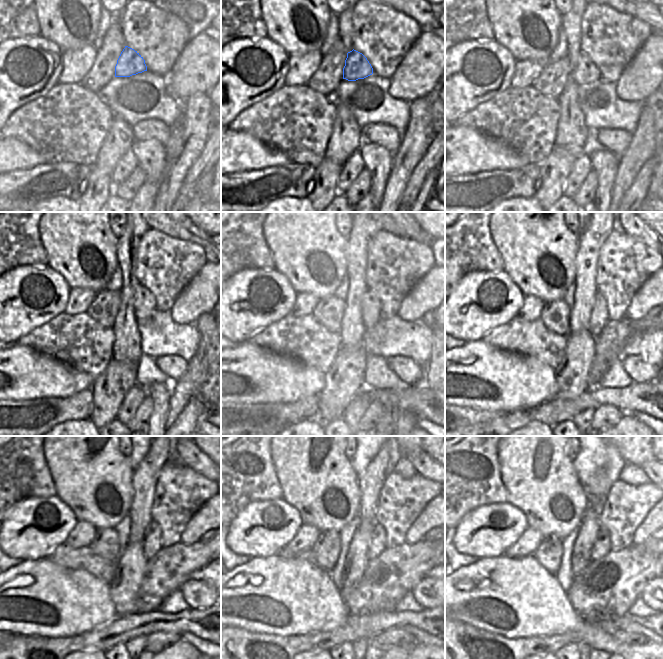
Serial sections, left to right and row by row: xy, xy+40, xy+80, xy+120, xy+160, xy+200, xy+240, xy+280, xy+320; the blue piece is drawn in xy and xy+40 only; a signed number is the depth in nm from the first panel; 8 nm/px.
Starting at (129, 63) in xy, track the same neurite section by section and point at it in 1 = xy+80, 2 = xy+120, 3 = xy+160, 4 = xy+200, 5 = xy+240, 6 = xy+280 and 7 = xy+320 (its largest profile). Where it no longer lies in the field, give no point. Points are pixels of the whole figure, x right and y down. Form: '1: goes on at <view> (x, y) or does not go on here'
1: goes on at xy+80 (585, 71)
2: goes on at xy+120 (144, 303)
3: goes on at xy+160 (371, 312)
4: goes on at xy+200 (599, 317)
5: goes on at xy+240 (152, 538)
6: goes on at xy+280 (376, 546)
7: goes on at xy+320 (601, 546)

